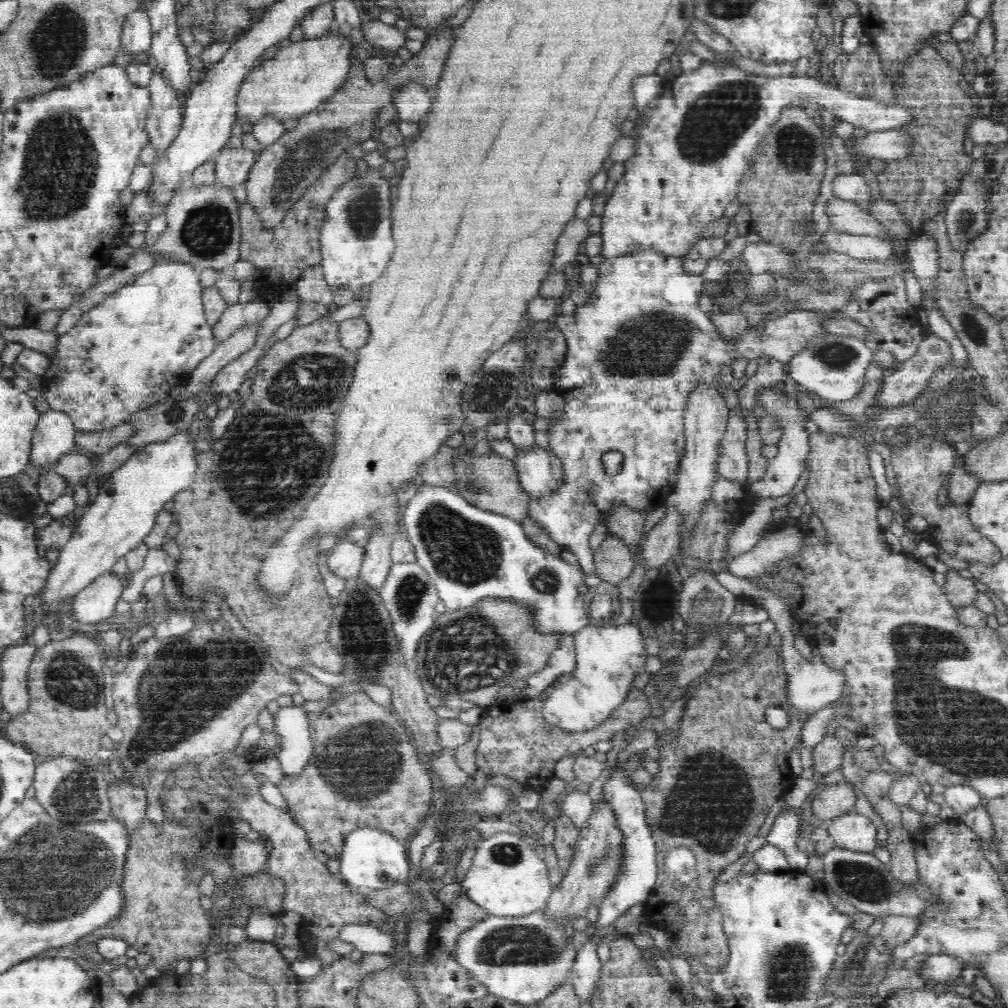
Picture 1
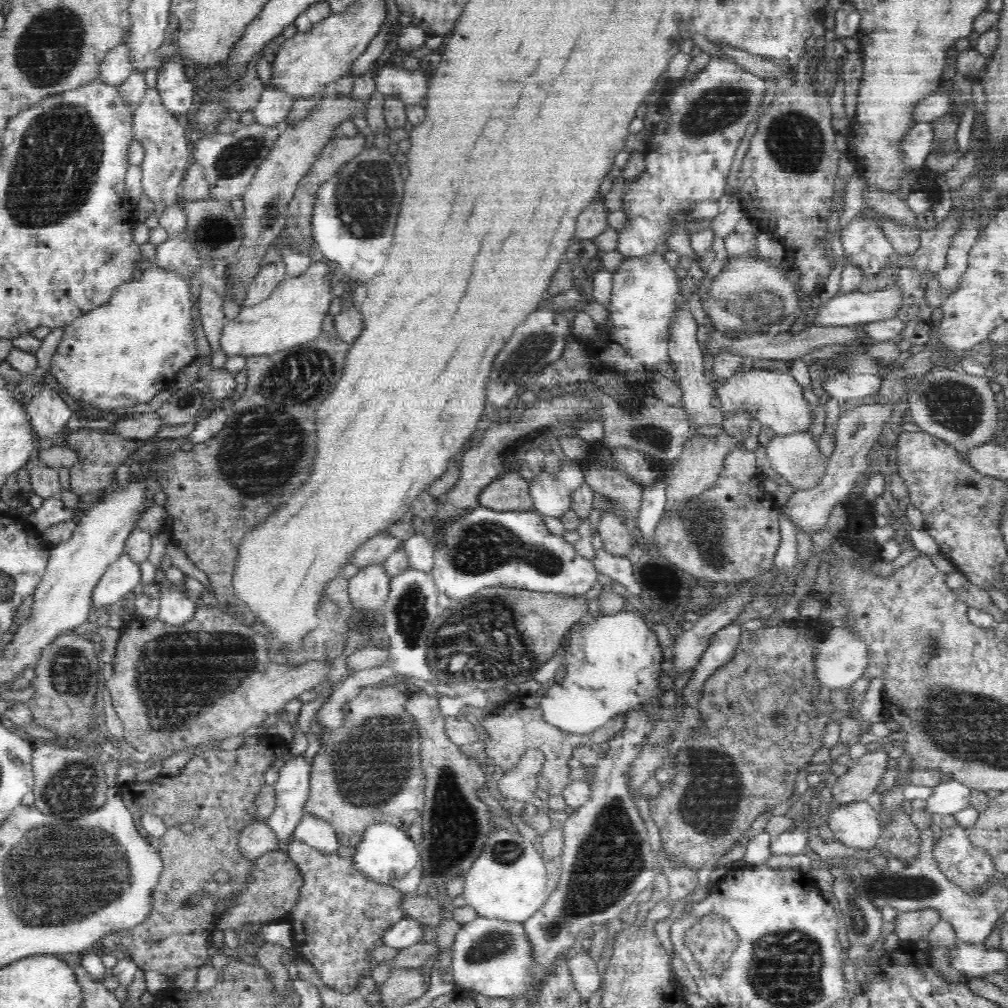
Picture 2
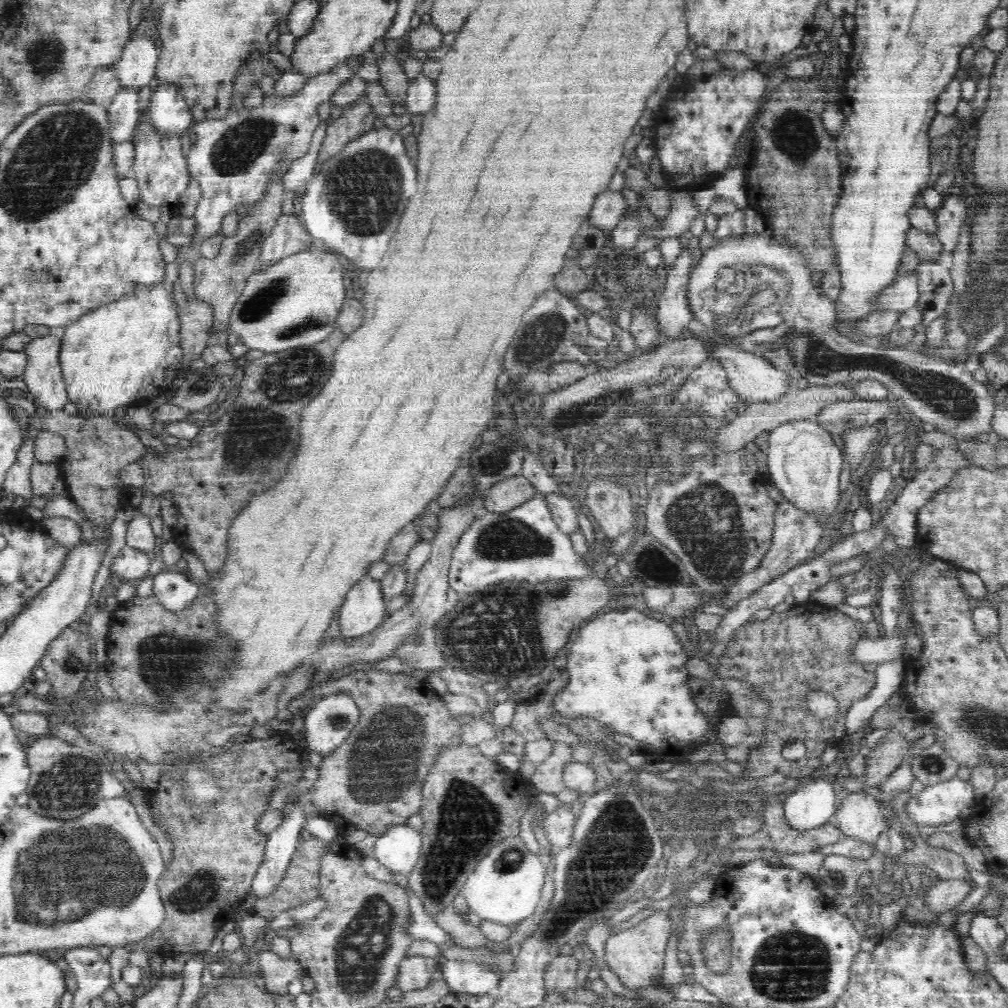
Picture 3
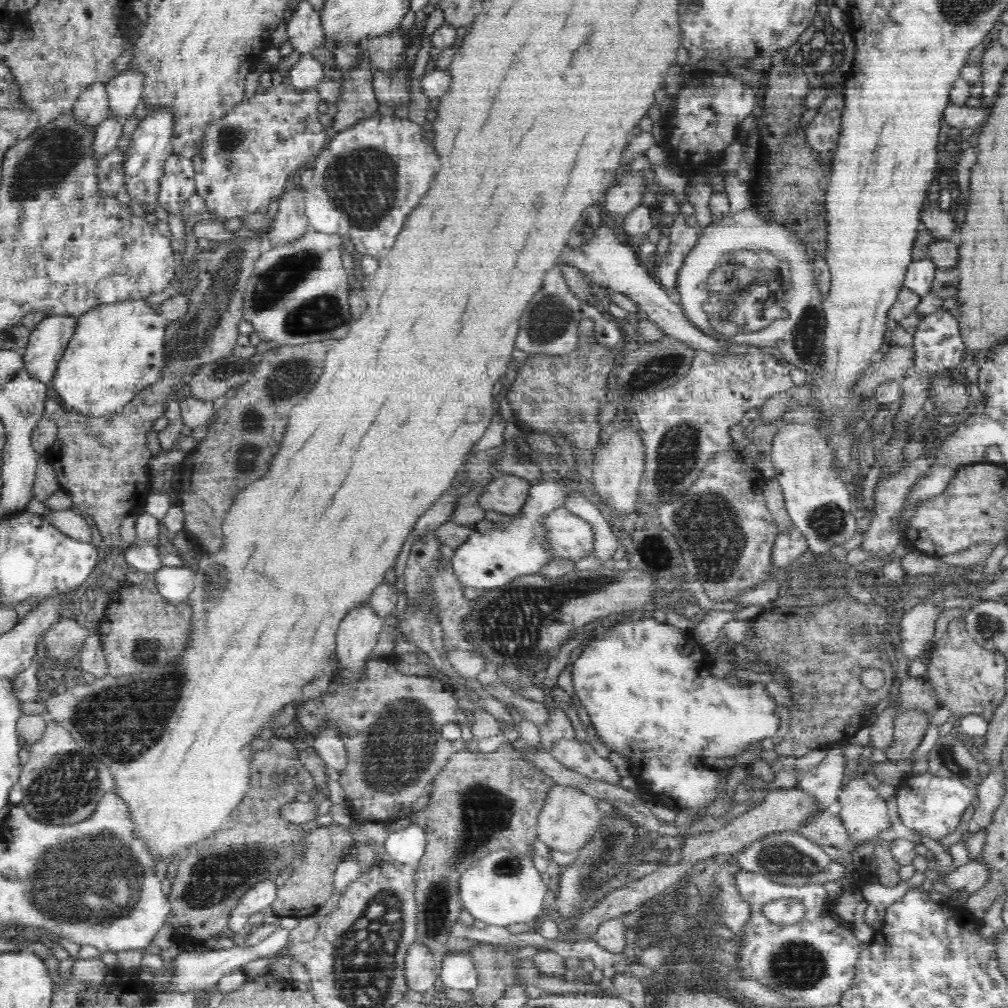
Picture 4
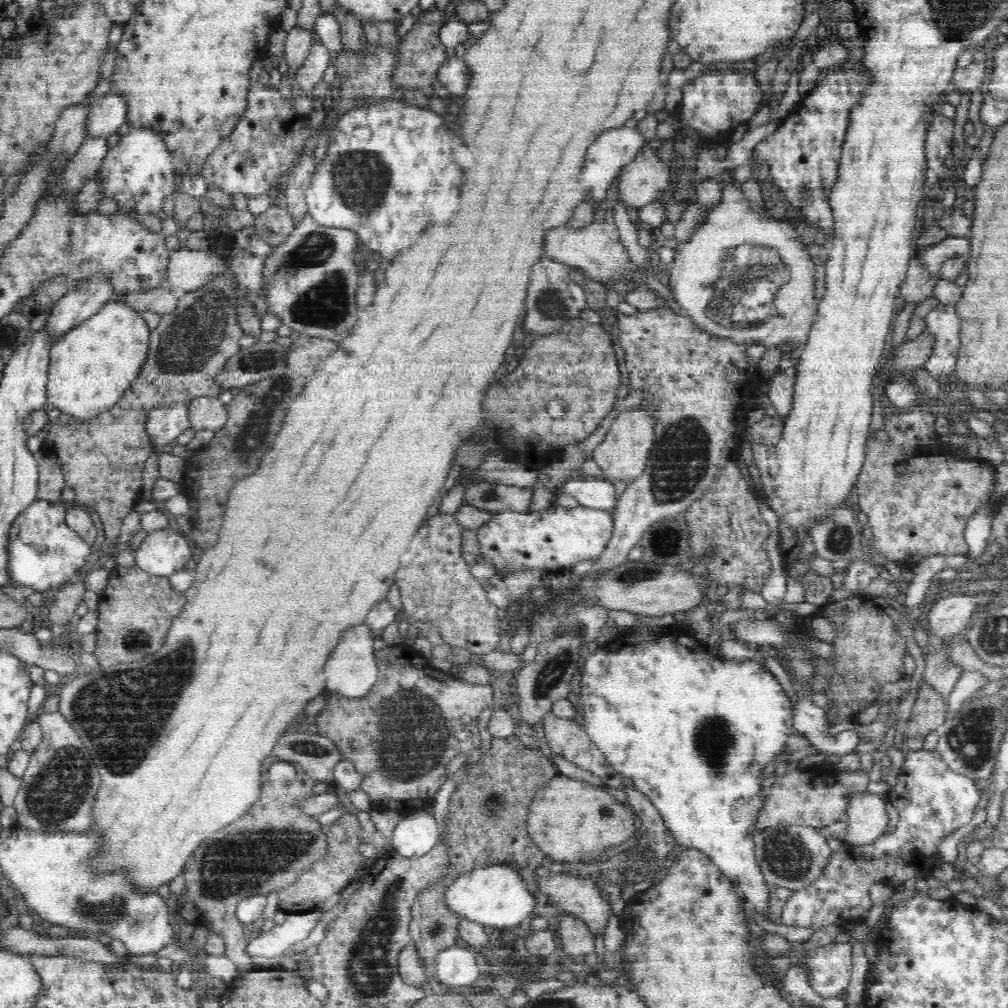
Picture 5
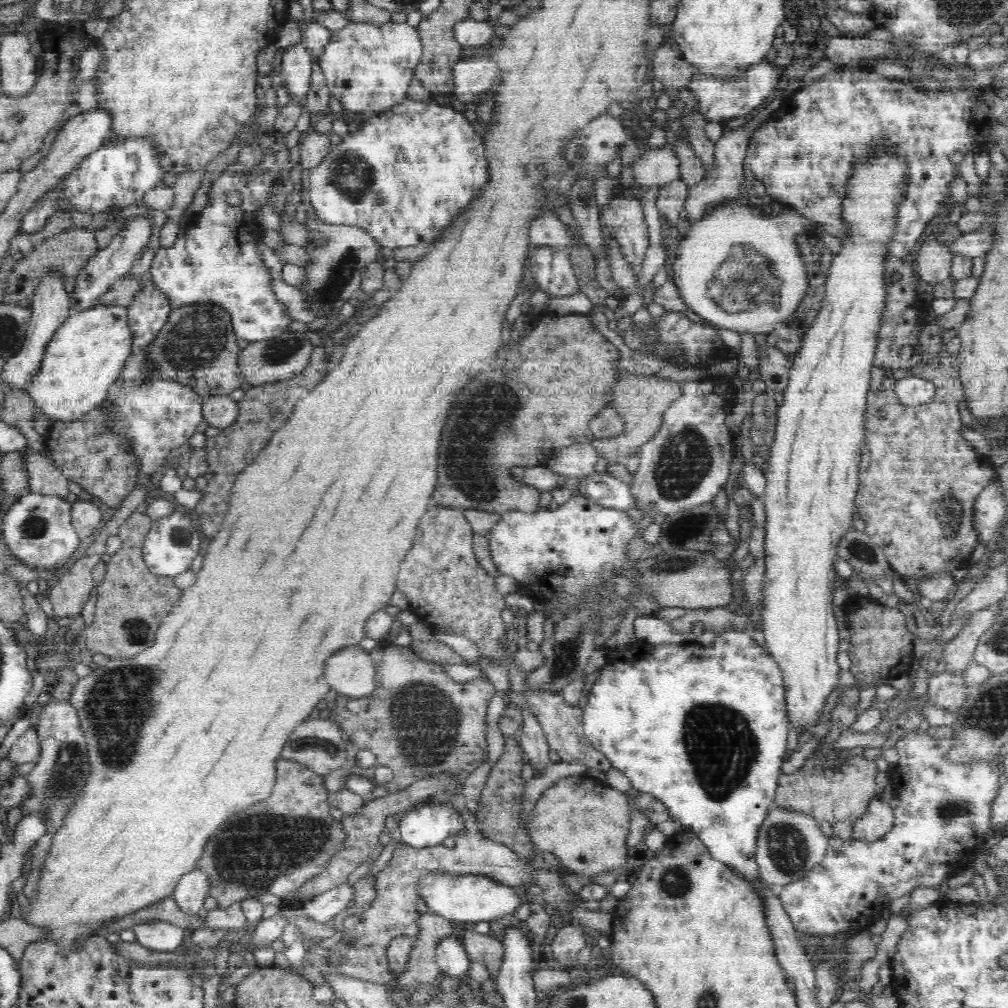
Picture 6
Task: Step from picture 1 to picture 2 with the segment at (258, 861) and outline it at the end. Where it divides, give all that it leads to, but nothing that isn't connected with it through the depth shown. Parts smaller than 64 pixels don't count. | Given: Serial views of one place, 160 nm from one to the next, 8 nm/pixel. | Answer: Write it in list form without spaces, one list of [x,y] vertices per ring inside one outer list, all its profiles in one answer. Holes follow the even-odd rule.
[[[264,821],[249,824],[239,836],[240,849],[248,859],[256,859],[279,848],[278,837]]]

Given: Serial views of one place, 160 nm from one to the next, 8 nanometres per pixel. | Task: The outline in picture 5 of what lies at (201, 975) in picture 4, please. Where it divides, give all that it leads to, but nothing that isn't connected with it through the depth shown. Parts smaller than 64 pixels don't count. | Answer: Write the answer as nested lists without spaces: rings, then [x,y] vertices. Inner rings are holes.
[[[319,906],[304,913],[288,913],[288,918],[281,926],[276,925],[270,932],[250,939],[247,944],[247,953],[252,957],[262,956],[277,961],[286,948],[307,938],[313,928],[322,918]]]

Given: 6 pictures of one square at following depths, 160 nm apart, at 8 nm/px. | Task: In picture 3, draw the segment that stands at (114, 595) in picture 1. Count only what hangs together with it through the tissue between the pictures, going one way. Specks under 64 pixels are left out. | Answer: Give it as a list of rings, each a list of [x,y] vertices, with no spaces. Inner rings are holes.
[[[125,545],[113,559],[110,581],[117,585],[127,581],[137,583],[140,579],[149,576],[150,562],[146,552]]]

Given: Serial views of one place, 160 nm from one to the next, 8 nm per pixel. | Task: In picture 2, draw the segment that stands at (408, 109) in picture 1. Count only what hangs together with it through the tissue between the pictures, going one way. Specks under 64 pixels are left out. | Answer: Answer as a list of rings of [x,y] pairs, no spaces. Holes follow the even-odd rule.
[[[380,66],[376,70],[376,88],[385,96],[395,94],[404,104],[418,104],[424,100],[429,82],[423,69],[408,72],[403,68]]]

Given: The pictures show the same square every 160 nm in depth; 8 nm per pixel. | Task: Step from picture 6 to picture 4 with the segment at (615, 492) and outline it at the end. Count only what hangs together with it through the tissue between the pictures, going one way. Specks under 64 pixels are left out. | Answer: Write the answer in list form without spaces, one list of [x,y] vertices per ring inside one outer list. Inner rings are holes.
[[[551,476],[543,478],[538,484],[531,485],[527,502],[524,503],[520,516],[512,518],[512,522],[498,522],[500,528],[494,532],[480,534],[480,531],[473,530],[472,534],[457,549],[451,551],[456,577],[468,588],[493,589],[503,587],[511,582],[512,579],[518,579],[528,574],[536,574],[540,568],[544,568],[548,562],[552,562],[553,556],[541,546],[545,542],[544,517],[555,508],[564,507],[565,500],[572,491],[580,491],[576,482],[566,479],[563,476]]]

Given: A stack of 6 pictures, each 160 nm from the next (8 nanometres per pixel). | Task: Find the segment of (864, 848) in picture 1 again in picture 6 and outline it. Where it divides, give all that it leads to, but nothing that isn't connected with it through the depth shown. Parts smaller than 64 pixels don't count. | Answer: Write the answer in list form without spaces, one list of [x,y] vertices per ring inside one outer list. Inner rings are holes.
[[[881,798],[871,800],[867,811],[853,823],[853,836],[856,840],[872,842],[880,840],[894,824],[894,809]]]

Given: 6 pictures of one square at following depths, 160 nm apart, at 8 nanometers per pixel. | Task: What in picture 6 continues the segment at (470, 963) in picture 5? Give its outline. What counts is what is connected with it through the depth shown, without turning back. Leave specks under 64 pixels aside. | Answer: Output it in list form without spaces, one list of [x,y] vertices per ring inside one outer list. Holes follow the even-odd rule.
[[[440,938],[436,944],[435,959],[441,972],[451,977],[462,978],[470,970],[470,957],[458,939]]]

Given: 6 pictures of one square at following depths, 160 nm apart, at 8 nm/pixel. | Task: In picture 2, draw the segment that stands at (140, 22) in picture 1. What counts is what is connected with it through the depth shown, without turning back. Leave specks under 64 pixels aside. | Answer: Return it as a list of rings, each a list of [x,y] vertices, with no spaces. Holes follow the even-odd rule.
[[[128,34],[123,38],[122,44],[115,47],[100,64],[98,79],[118,87],[132,74],[134,65],[132,65],[130,49],[128,49],[126,42],[128,42]]]

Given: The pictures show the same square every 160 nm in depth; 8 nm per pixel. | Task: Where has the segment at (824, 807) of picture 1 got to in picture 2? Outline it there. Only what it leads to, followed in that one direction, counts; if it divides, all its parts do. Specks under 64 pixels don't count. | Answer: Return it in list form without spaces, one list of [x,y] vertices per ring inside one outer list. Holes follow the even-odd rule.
[[[867,751],[838,777],[834,787],[828,791],[828,799],[838,802],[839,806],[856,800],[871,800],[881,786],[889,757],[884,751]]]

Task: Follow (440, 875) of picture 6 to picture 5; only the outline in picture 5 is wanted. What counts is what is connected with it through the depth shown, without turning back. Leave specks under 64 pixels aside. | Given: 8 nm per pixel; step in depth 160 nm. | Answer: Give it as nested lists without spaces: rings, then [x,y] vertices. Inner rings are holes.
[[[493,862],[485,867],[470,868],[460,874],[452,884],[446,886],[443,902],[448,910],[456,912],[460,918],[479,922],[498,930],[518,927],[522,920],[531,916],[536,908],[535,893],[530,893],[526,880],[508,867],[505,862]]]

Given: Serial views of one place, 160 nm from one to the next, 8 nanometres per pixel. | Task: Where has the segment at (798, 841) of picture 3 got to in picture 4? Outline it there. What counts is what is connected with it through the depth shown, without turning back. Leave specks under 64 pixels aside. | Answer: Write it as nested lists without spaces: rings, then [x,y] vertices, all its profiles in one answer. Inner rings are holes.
[[[837,804],[828,807],[828,812],[822,812],[816,820],[800,826],[800,828],[788,829],[787,832],[797,832],[804,838],[814,841],[820,846],[843,847],[849,844],[849,836],[844,823],[839,818],[841,807]]]

